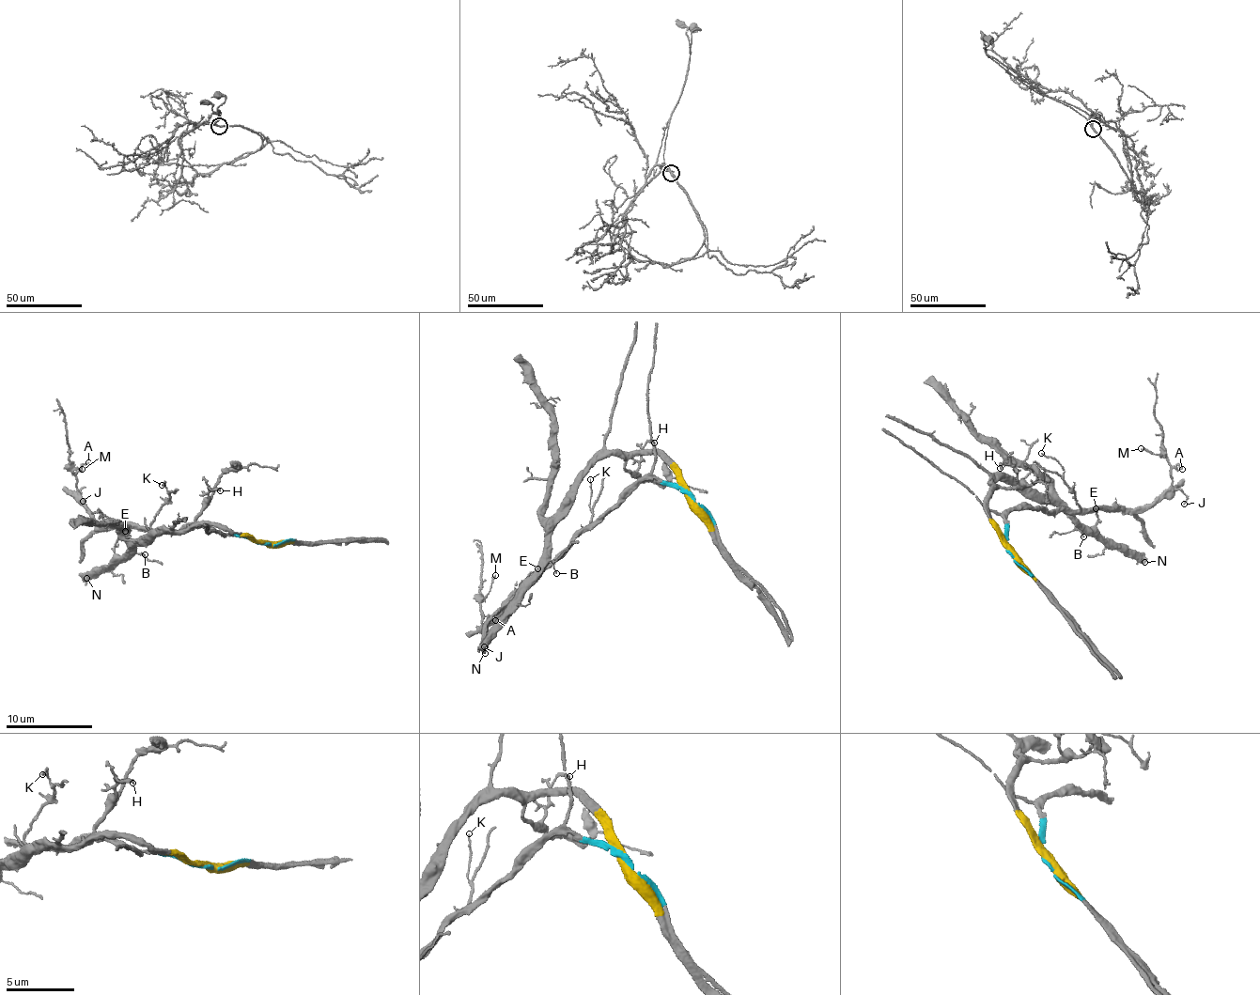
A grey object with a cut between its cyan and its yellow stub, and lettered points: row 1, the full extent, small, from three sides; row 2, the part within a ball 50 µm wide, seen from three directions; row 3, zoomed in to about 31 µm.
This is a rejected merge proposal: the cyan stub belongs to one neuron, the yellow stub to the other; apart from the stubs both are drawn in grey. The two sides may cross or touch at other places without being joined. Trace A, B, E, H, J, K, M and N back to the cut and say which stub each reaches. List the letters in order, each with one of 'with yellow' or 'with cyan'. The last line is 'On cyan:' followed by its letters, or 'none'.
A: with cyan
B: with yellow
E: with yellow
H: with yellow
J: with cyan
K: with cyan
M: with cyan
N: with yellow
On cyan: A, J, K, M

